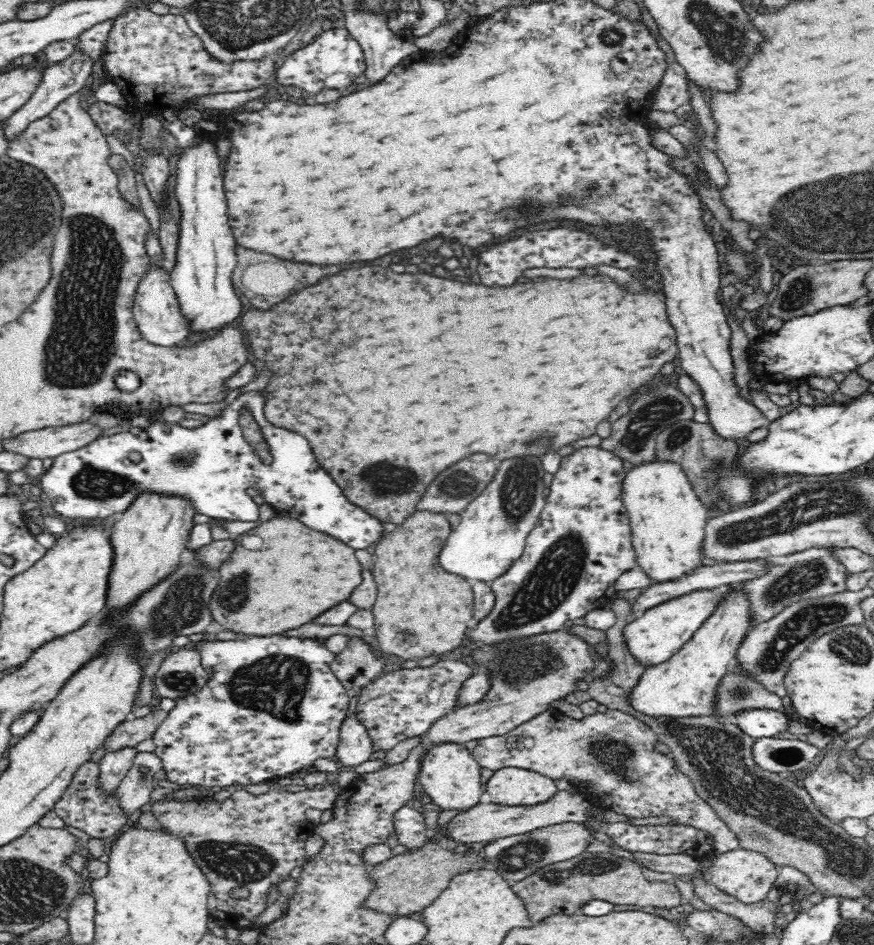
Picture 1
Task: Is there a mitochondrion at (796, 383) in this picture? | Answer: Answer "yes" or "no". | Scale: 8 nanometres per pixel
no

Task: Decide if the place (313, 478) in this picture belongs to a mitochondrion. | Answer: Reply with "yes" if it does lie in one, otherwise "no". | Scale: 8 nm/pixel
no

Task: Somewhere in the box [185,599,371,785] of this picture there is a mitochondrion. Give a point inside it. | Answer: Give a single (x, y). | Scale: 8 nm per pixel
(277, 684)

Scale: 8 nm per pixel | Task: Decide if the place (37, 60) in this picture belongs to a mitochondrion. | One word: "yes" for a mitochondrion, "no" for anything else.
no

